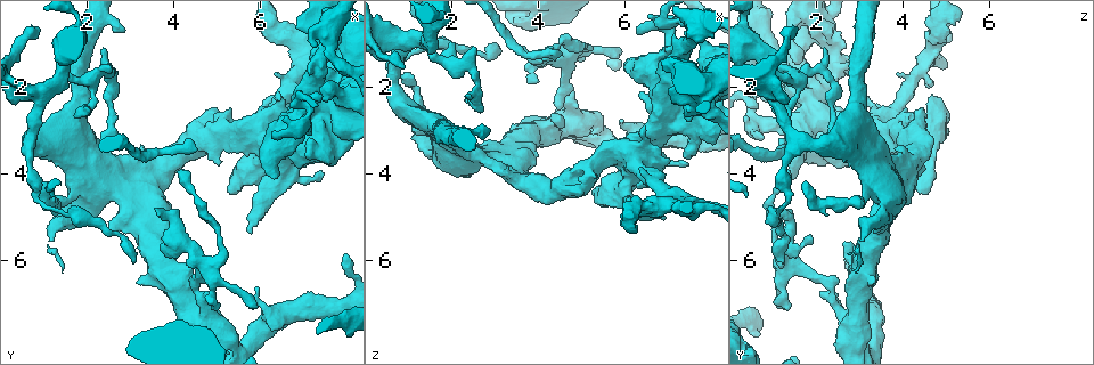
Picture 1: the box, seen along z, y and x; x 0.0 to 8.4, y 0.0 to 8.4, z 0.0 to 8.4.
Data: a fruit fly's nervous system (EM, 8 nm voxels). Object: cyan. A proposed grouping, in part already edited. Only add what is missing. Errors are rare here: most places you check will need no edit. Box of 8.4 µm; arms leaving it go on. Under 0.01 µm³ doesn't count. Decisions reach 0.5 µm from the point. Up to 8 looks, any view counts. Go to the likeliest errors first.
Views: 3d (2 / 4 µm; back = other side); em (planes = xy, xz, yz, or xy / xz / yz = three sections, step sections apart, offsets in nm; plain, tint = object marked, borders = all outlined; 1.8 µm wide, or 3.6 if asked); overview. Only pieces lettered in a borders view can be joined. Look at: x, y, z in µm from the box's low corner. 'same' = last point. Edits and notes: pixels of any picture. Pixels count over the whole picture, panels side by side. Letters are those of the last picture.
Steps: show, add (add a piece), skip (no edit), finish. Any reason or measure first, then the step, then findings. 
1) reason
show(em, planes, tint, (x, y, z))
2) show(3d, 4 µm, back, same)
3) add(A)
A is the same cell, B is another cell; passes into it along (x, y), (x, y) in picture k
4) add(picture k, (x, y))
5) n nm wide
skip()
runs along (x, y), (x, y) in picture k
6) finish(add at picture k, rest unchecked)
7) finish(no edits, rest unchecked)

thick end
show(3d, 2 µm, (5.30, 2.50, 4.05))

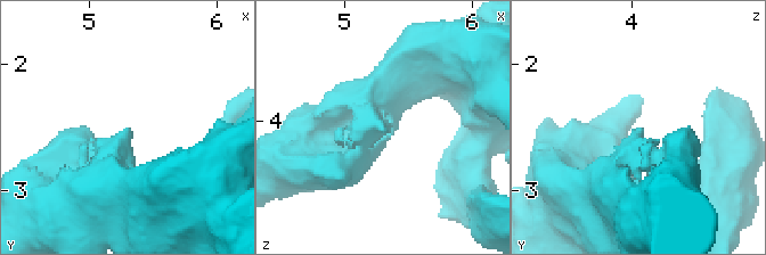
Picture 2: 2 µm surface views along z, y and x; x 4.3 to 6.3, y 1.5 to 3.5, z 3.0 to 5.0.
shape alone is not enough
show(em, planes, borders, (5.32, 2.54, 4.06))

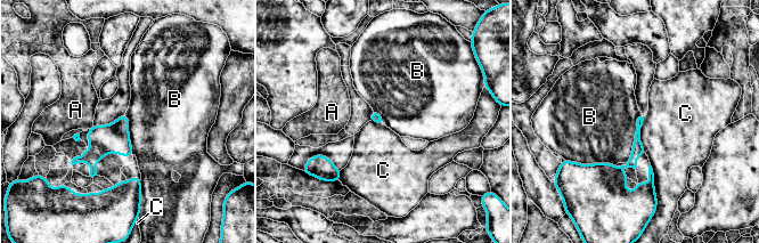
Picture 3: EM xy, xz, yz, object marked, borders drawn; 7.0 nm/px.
skip()
A, B and C are other cells; runs along (639, 121), (637, 151), (620, 170), (621, 186) in picture 3; no lettered piece goes on from it

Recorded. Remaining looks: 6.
branch stops here
show(em, 3.6 µm, yz, step 8, borders, (4.50, 3.25, 1.20))

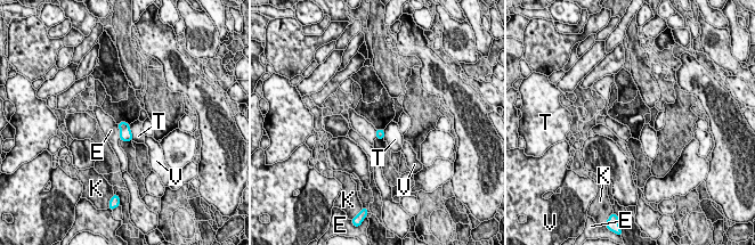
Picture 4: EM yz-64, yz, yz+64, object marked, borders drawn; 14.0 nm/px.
skip()
E, K, T and V are other cells; none of them fits

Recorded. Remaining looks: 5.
sharp bend
show(em, xz, step 8, tint, (7.50, 0.95, 2.40))

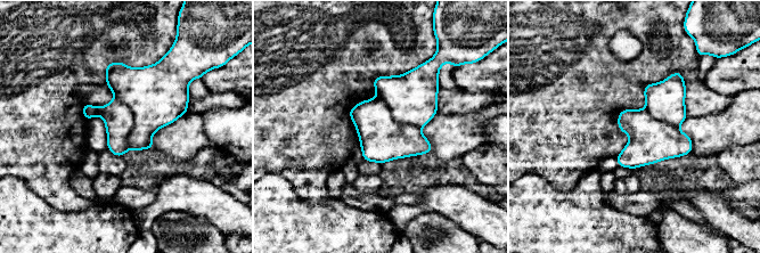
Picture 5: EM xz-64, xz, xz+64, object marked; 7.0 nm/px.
show(em, planes, tint, same)

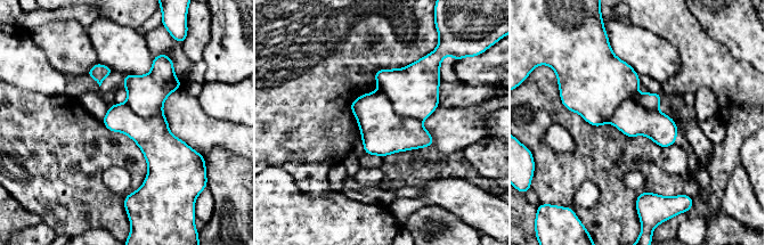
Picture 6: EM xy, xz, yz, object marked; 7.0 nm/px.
show(em, planes, borders, same)

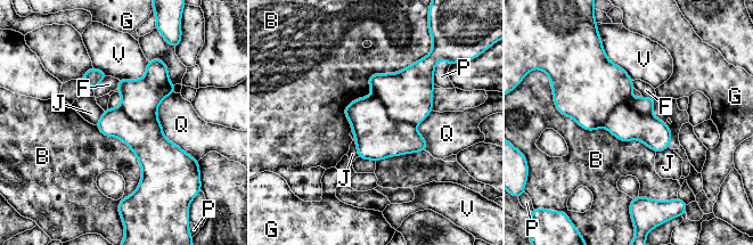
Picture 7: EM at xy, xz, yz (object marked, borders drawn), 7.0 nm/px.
320 nm wide
skip()
B, F, G, J, P, Q and V are other cells; border along (419, 59), (352, 131) in picture 7; none of them fits

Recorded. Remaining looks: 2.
finish(no edits, rest unchecked)

